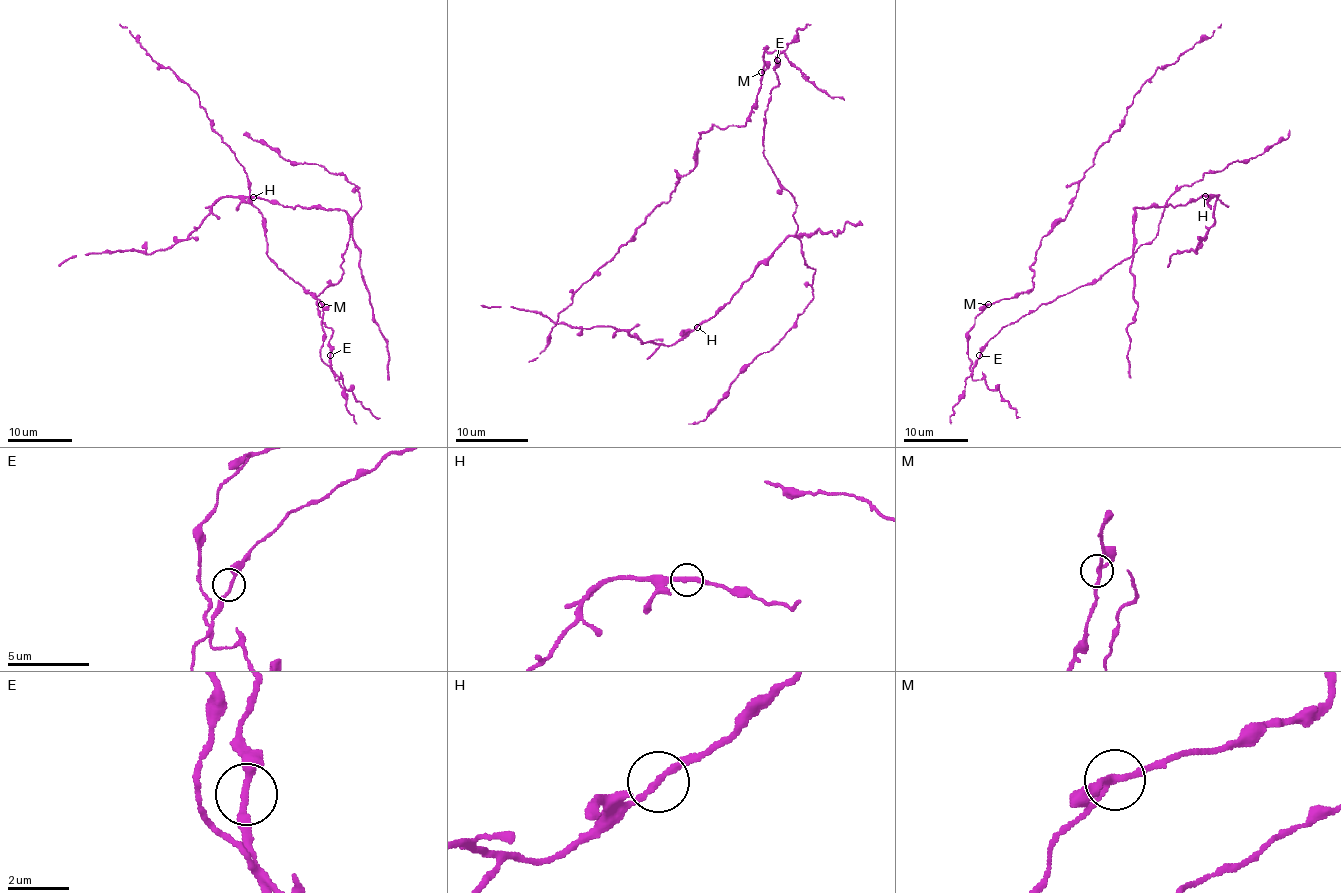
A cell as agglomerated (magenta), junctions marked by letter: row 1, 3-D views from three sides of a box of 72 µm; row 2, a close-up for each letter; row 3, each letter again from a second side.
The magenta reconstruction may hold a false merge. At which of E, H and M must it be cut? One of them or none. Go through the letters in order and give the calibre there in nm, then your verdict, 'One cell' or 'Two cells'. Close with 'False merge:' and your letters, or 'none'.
E: Thickness 220 nm. One cell
H: Thickness 240 nm. One cell
M: Thickness 220 nm. One cell
False merge: none

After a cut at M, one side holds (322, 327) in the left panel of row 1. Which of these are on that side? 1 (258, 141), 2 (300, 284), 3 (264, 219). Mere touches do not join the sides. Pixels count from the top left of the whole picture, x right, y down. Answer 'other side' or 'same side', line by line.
1: same side
2: other side
3: other side

